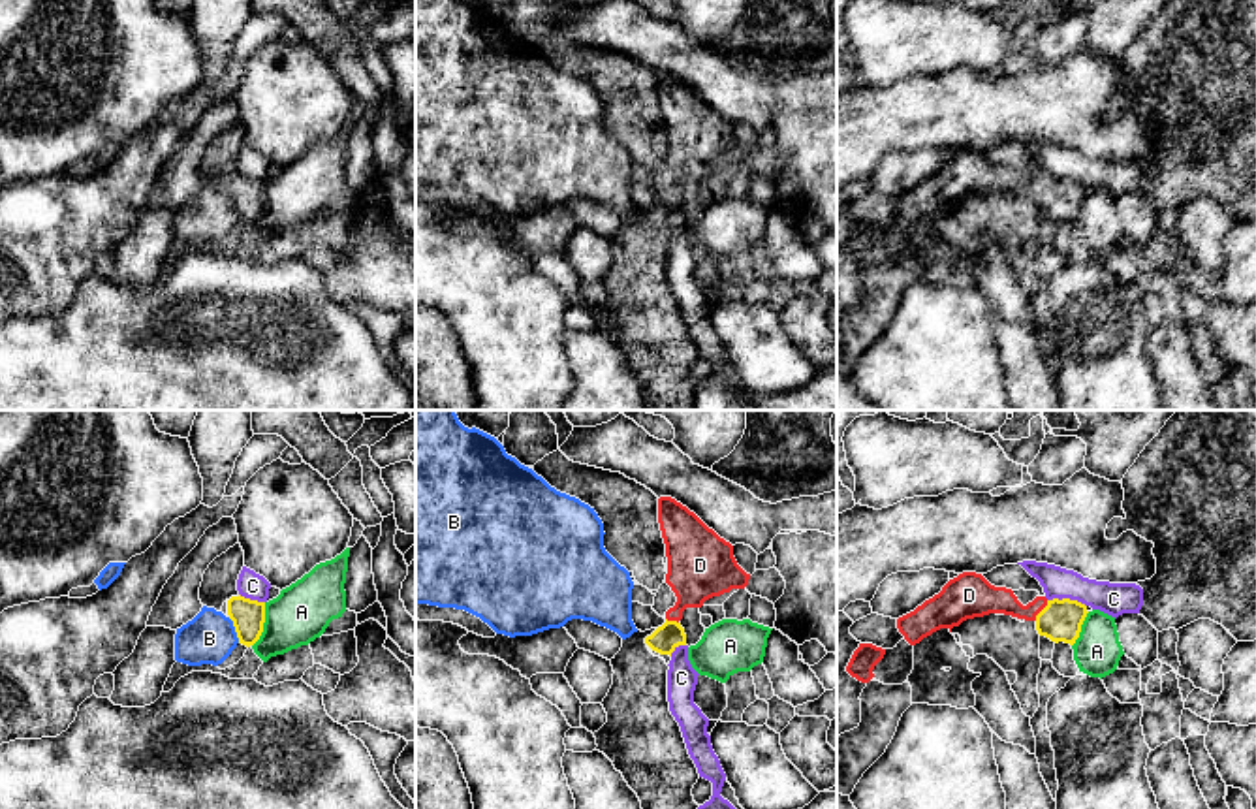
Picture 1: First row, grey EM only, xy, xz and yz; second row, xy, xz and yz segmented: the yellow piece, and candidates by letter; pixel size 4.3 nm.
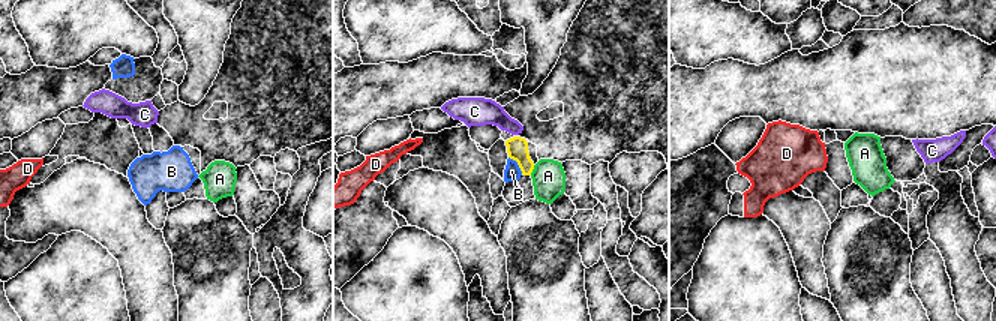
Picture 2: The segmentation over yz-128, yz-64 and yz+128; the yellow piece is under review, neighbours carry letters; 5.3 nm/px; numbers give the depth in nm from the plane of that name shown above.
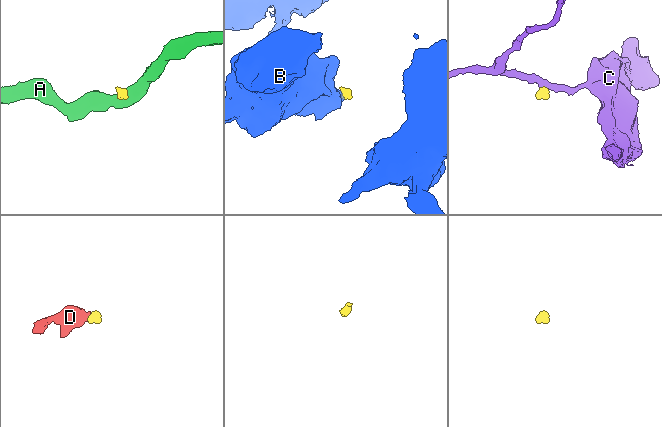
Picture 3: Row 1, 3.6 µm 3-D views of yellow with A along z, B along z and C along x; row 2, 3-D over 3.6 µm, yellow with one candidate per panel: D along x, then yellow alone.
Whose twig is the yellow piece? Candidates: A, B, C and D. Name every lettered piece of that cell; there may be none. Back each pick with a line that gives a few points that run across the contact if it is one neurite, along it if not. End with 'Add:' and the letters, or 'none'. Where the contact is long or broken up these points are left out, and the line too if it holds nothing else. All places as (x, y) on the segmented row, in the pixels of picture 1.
D: yz (1061, 619), (1042, 610), (986, 599)
Add: D

